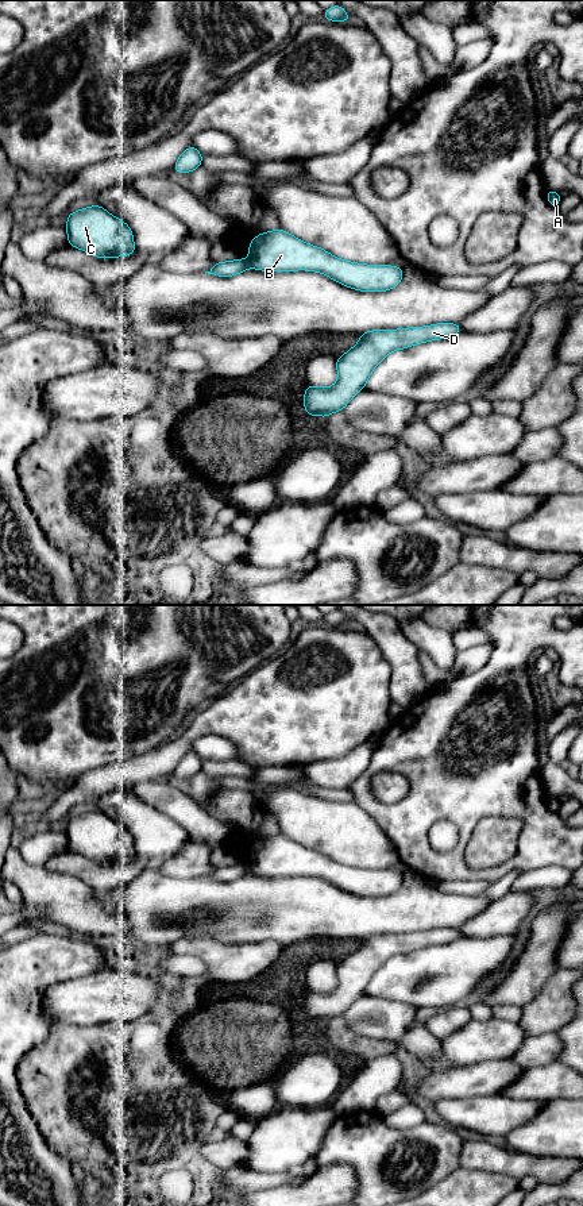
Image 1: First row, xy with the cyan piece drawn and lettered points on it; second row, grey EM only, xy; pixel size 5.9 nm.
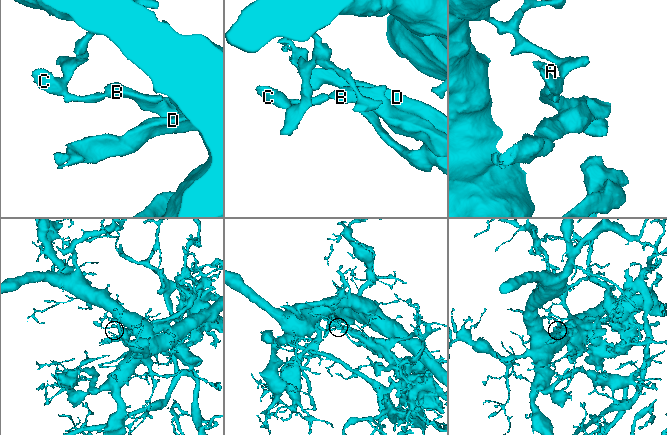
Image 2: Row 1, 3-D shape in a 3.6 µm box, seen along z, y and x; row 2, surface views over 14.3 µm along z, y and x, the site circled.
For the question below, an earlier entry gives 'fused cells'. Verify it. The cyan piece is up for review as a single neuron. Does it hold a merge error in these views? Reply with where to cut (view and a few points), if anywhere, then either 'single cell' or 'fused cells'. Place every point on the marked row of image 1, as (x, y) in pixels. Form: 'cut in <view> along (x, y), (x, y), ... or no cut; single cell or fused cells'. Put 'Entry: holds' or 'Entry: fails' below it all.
cut in xy along (247, 259), (251, 266); fused cells
Entry: holds

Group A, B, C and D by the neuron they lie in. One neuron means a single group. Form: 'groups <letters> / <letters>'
groups A C / B D

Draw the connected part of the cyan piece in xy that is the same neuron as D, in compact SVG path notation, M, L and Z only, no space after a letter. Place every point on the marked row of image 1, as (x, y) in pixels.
M437 323L398 330L372 330L360 334L359 342L336 358L337 381L328 388L308 385L304 408L309 416L343 411L364 389L374 369L391 351L404 350L431 340L448 339L463 332L457 323Z

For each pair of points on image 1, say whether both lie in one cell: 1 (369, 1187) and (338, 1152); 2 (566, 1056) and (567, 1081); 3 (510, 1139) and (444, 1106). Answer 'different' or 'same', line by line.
1: same
2: different
3: different

